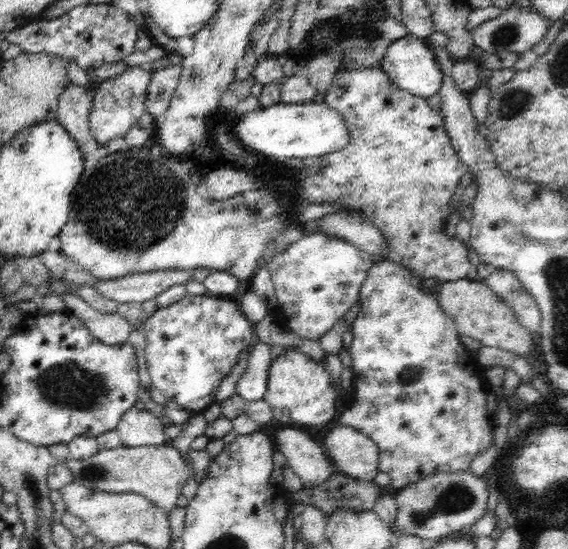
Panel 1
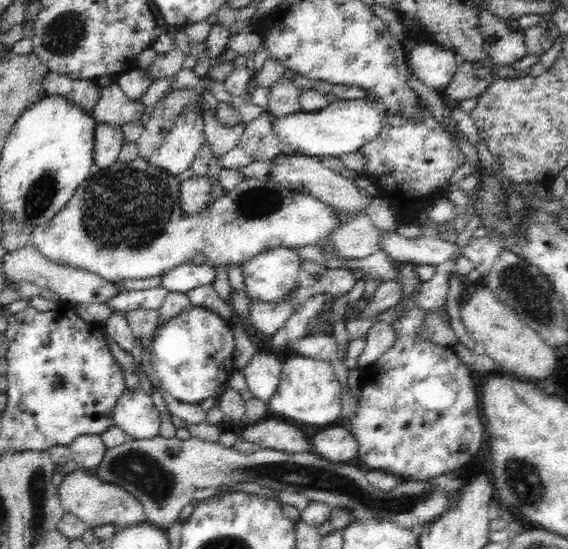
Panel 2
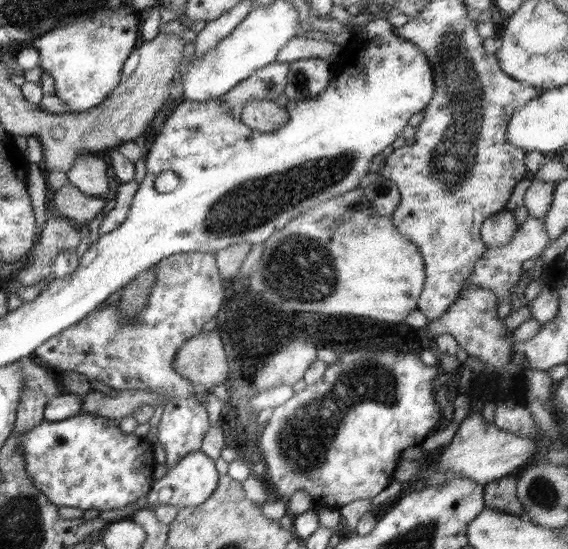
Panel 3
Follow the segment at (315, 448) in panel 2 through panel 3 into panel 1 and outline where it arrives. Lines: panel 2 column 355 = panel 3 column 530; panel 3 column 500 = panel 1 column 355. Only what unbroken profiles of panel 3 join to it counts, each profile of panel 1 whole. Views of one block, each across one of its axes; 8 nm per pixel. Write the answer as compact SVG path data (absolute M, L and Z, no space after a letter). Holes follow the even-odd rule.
M351 426L332 428L324 438L323 448L344 475L372 482L379 472L378 446Z

